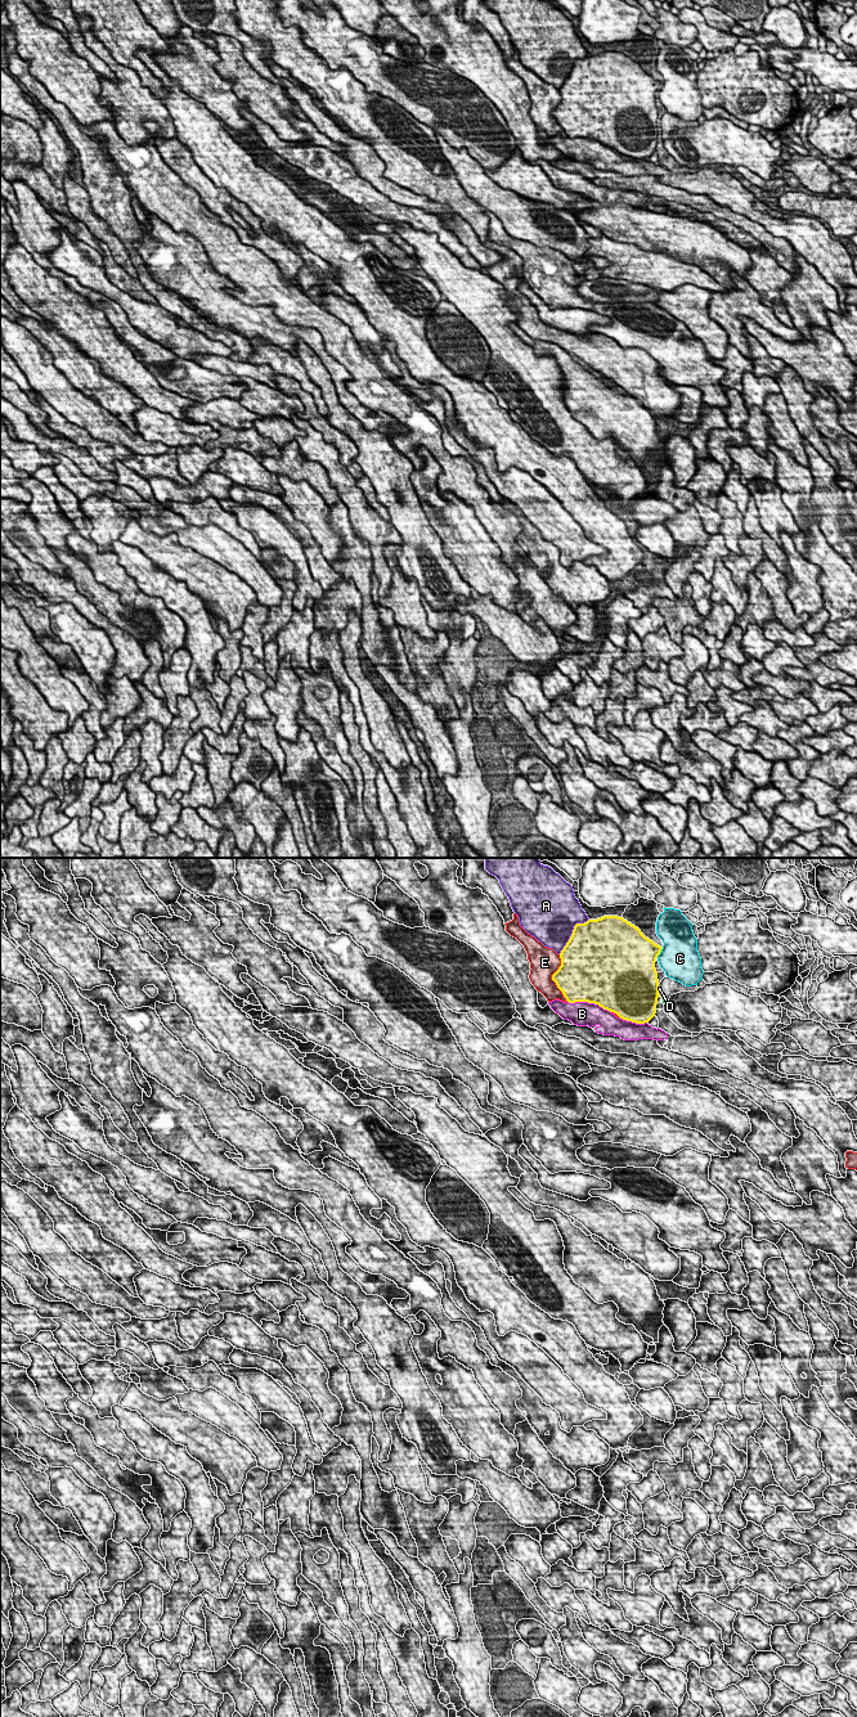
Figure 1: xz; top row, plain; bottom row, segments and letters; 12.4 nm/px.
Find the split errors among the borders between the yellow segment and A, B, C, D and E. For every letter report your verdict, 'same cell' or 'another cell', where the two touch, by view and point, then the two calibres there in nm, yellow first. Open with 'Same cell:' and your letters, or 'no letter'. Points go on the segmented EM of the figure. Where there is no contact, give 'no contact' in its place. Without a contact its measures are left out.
Same cell: no letter
A: another cell; contact xz (573, 933); calibres 500 and 480 nm
B: another cell; contact xz (589, 1002); calibres 500 and 320 nm
C: another cell; contact xz (659, 953); calibres 440 and 480 nm
D: another cell; contact xz (658, 990); calibres 500 and 30 nm
E: another cell; contact xz (552, 978); calibres 420 and 360 nm

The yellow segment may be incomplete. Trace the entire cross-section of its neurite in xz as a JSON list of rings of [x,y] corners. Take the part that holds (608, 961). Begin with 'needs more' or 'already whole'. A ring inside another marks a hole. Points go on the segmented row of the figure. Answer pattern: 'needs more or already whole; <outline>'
already whole; [[[623,917],[588,920],[574,926],[560,953],[561,966],[552,980],[569,1003],[594,1003],[623,1020],[645,1024],[656,1013],[660,993],[655,962],[661,949]]]

